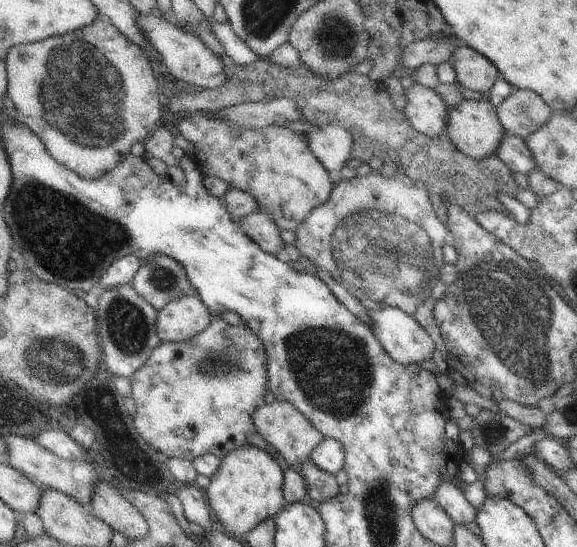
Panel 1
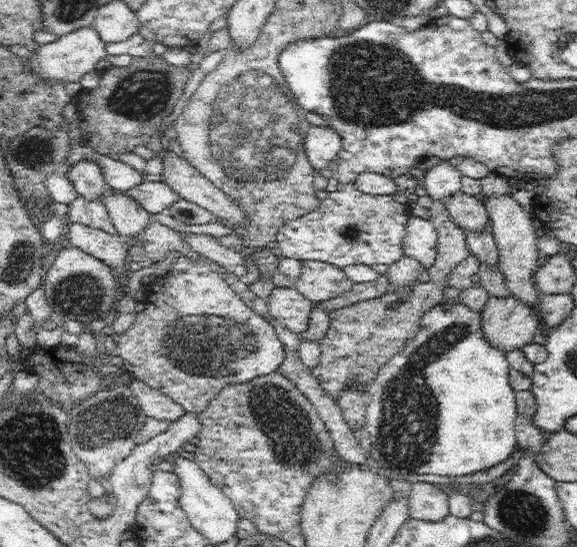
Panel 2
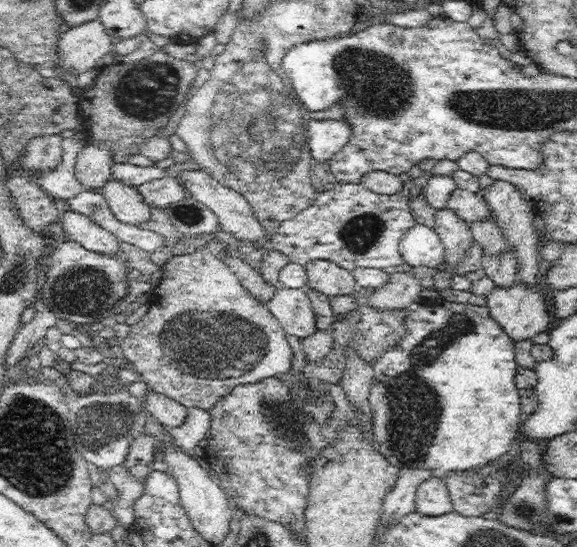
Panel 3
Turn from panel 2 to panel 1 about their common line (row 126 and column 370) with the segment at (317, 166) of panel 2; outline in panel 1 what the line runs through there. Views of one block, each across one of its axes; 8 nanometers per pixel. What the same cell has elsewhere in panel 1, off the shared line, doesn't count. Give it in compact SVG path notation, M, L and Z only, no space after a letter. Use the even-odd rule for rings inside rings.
M398 307L382 310L367 309L369 327L381 342L388 356L400 364L422 362L431 359L435 351L435 340L414 320L412 315Z

